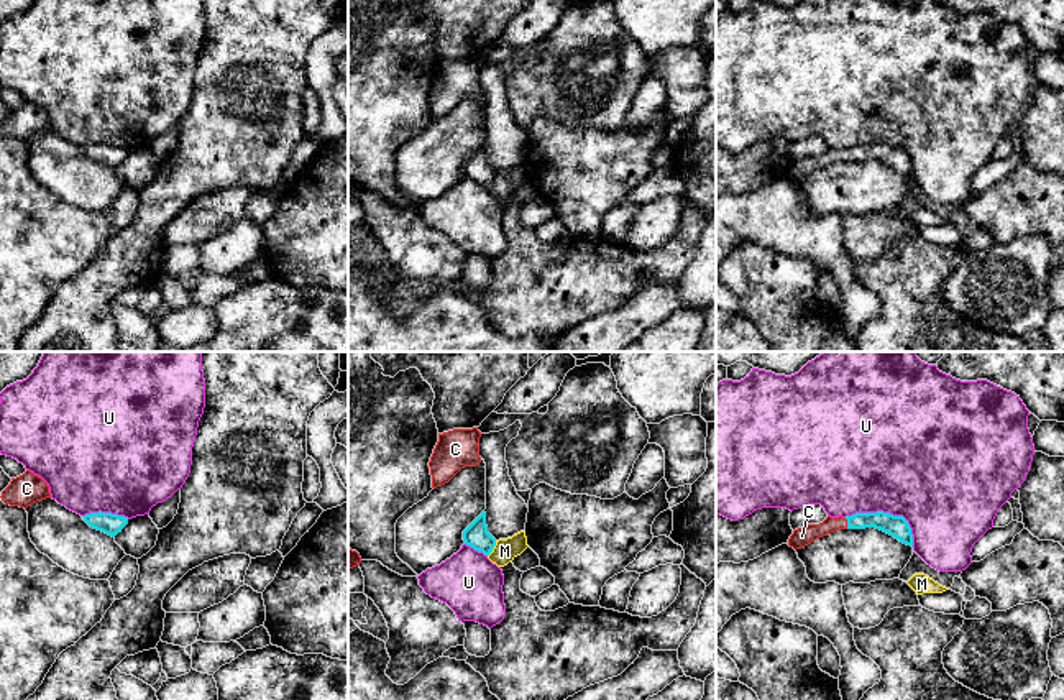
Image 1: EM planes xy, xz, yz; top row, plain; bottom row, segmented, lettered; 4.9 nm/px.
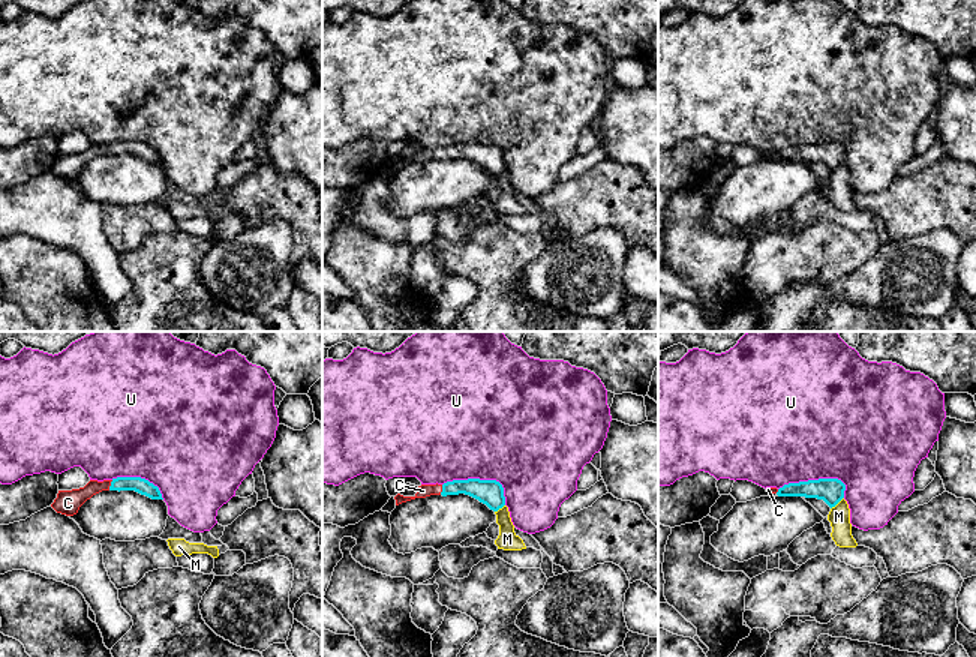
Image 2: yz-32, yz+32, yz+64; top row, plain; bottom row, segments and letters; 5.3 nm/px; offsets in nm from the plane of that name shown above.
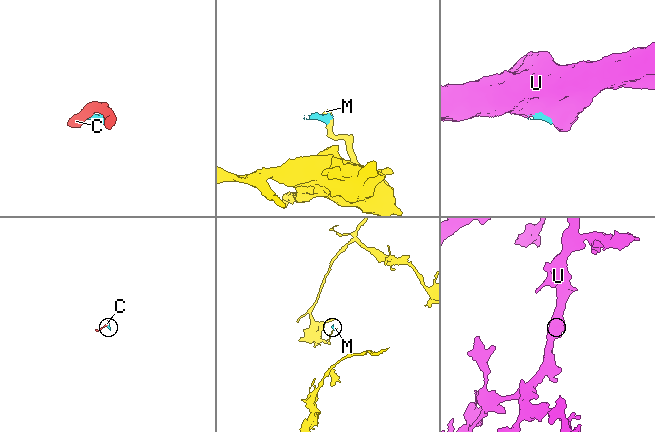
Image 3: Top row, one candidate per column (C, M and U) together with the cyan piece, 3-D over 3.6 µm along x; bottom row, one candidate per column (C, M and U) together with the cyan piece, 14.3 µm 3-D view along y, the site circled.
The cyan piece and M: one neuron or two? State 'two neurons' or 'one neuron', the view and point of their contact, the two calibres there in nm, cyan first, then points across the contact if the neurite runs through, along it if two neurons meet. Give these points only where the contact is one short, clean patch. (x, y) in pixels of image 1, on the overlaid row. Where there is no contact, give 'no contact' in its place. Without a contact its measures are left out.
two neurons; contact xz (493, 548); calibres 120 and 120 nm; border xz (496, 541), (488, 556)

